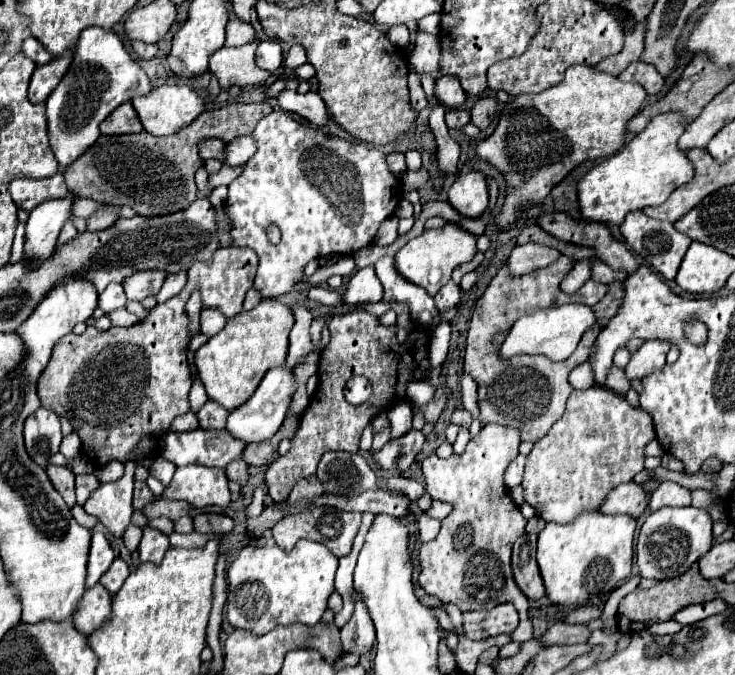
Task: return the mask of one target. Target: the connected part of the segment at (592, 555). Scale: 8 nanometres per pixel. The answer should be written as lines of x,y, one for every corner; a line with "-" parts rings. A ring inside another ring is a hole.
589,511
575,517
571,523
547,523
539,533
537,543
537,563
541,577
545,581
547,597
557,605
583,605
593,595
611,593
619,581
627,579
633,563
633,537
635,537
635,519
629,515
603,515
601,511

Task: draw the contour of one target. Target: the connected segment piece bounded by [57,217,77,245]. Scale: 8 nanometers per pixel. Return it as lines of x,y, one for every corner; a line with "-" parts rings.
73,217
65,223
65,227
63,227
63,231
61,231
61,235
59,235
59,241
57,241
57,245
63,245
63,243
69,243
69,241
73,241
77,237
77,229
75,229
75,225
73,225

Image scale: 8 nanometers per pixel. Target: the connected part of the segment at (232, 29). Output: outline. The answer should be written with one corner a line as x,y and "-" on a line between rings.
231,19
227,23
227,41
225,41
227,47
245,45
245,43
253,41
253,37
255,37
255,31
249,23
243,23
239,19

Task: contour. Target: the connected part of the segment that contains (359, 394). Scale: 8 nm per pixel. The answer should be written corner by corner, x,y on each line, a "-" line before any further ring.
353,377
347,383
347,401
351,405
363,405
367,403
371,395
371,383
365,377

